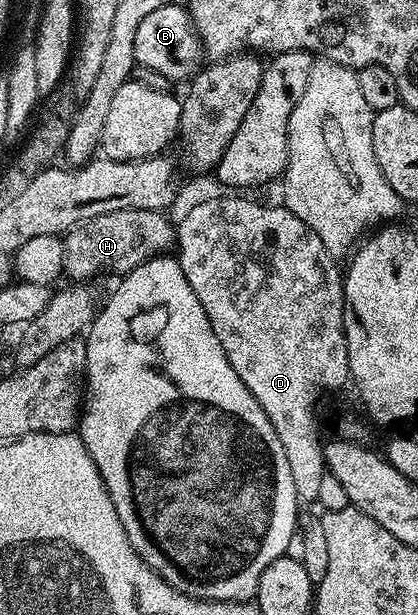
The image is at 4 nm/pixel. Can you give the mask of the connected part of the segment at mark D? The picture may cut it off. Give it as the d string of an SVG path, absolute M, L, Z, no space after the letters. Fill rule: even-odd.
M228 194L232 196L212 196L209 200L200 200L181 220L176 229L175 247L180 248L178 259L182 266L182 274L186 274L186 282L190 282L190 290L198 294L198 302L202 302L202 310L206 310L206 318L210 318L210 326L214 334L218 334L218 342L222 342L222 350L226 350L226 358L230 358L230 366L246 382L250 394L258 398L262 410L270 418L274 430L278 428L314 428L321 429L321 421L316 417L316 403L323 392L332 392L350 380L348 370L348 347L344 333L344 278L337 257L331 256L322 246L322 238L295 216L289 208L272 204L259 204L256 200L247 200L244 194Z

